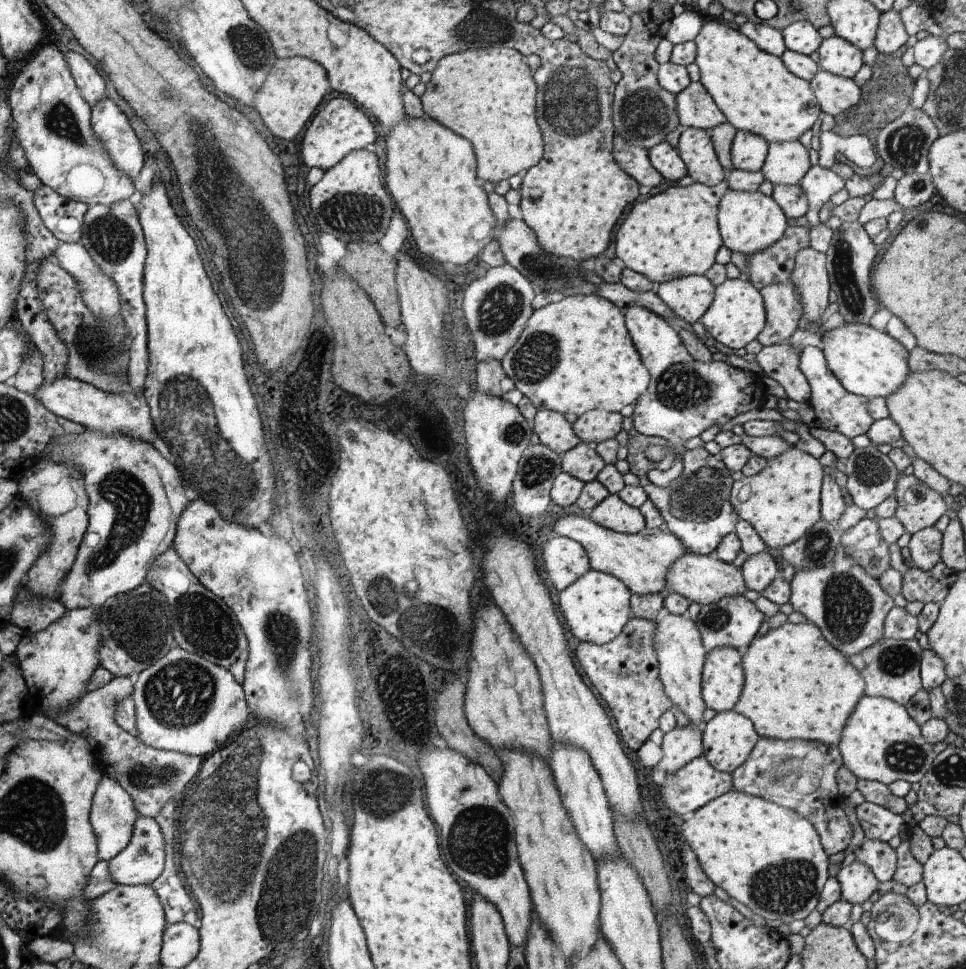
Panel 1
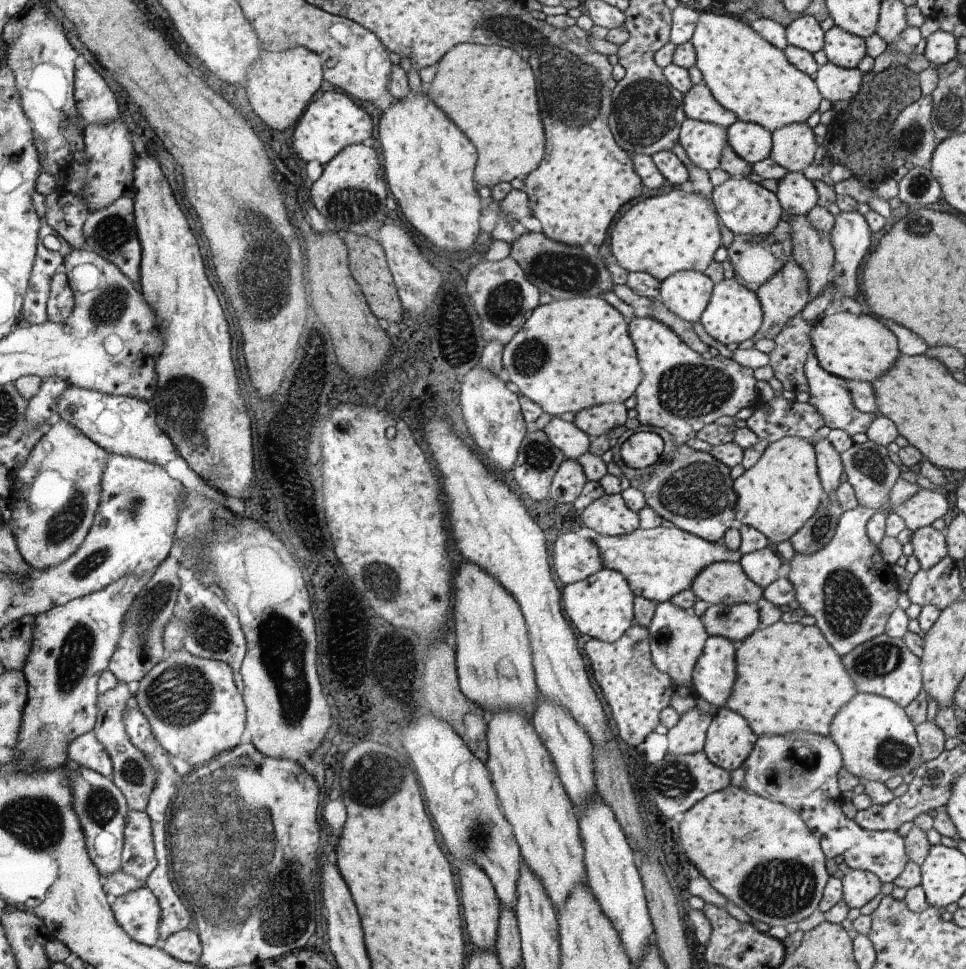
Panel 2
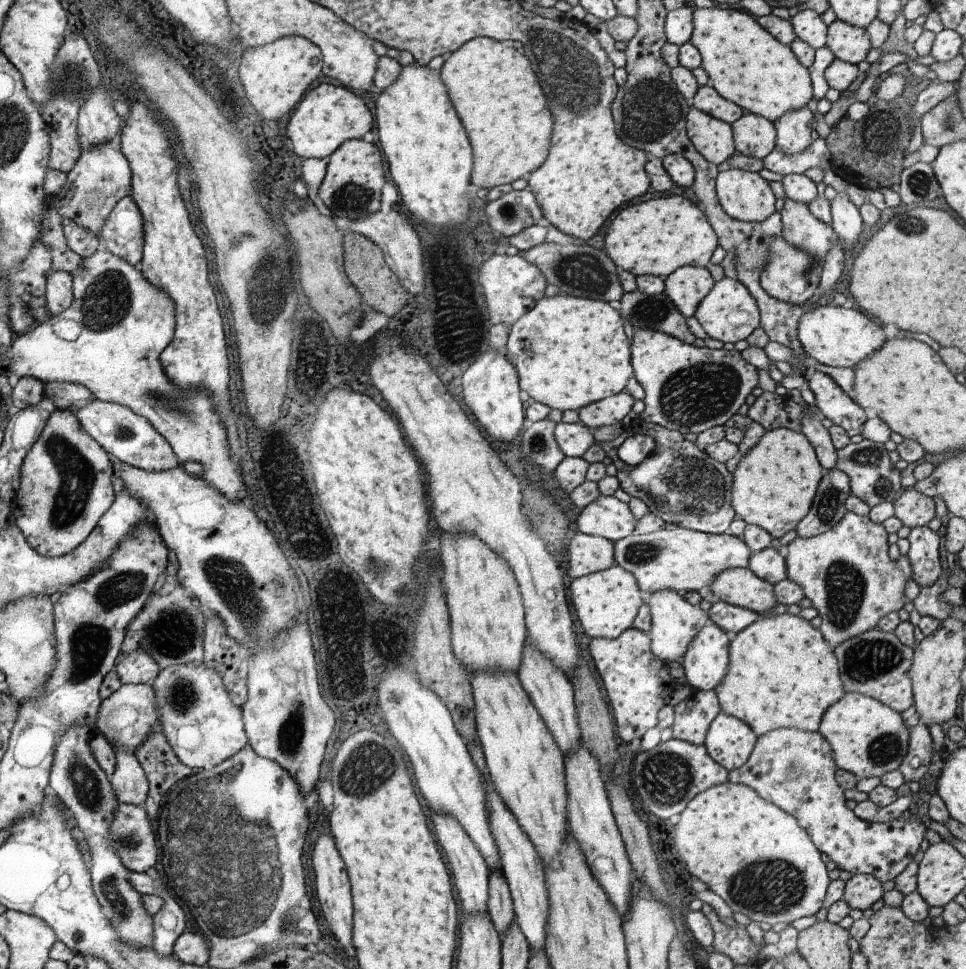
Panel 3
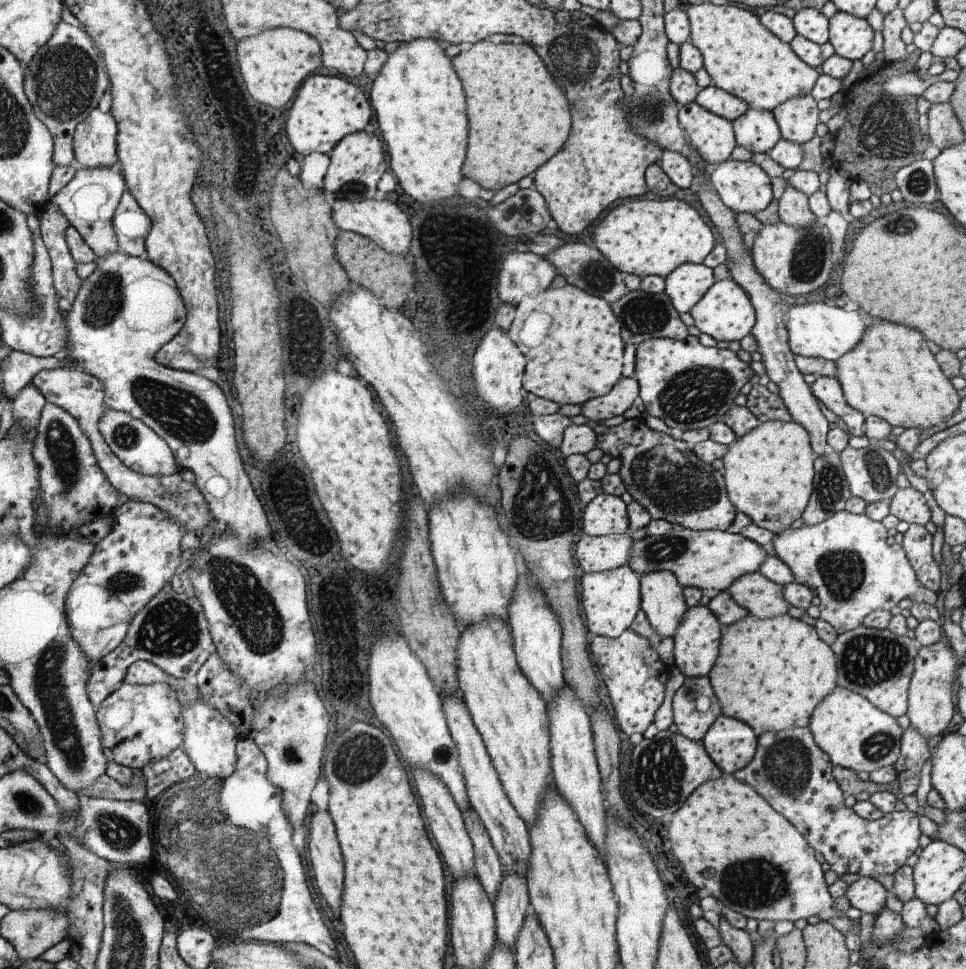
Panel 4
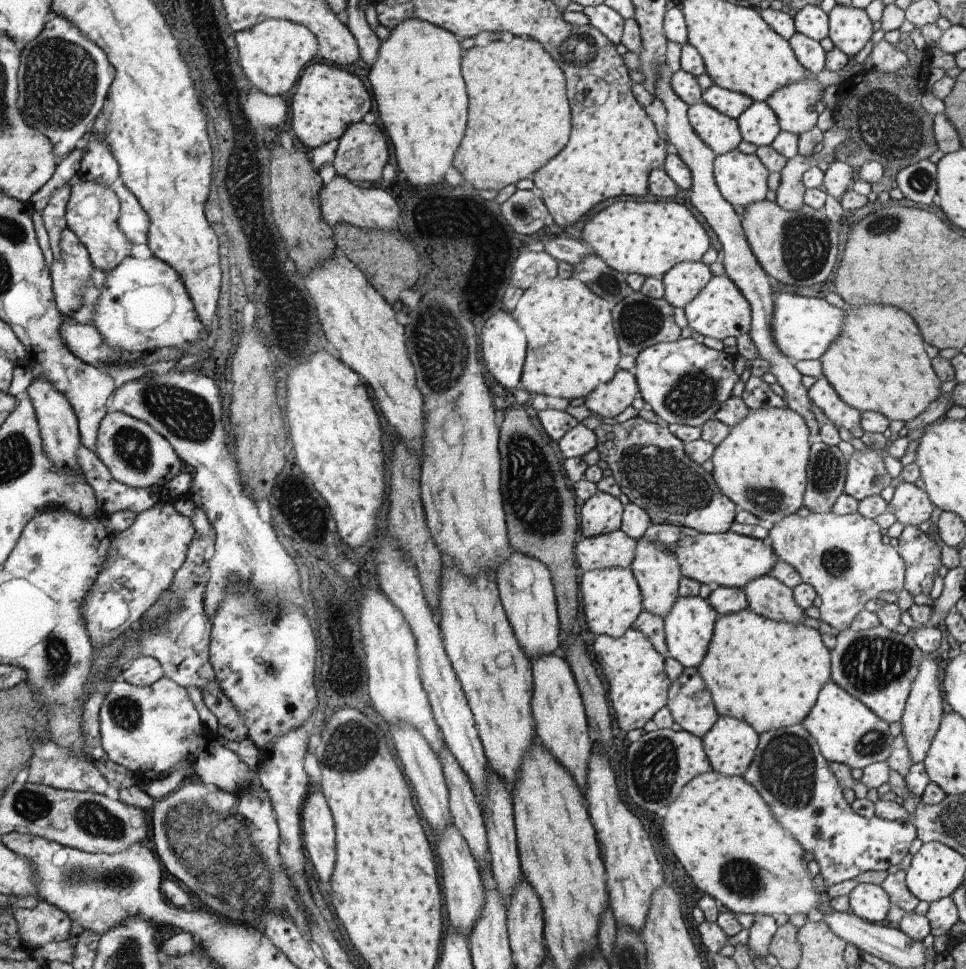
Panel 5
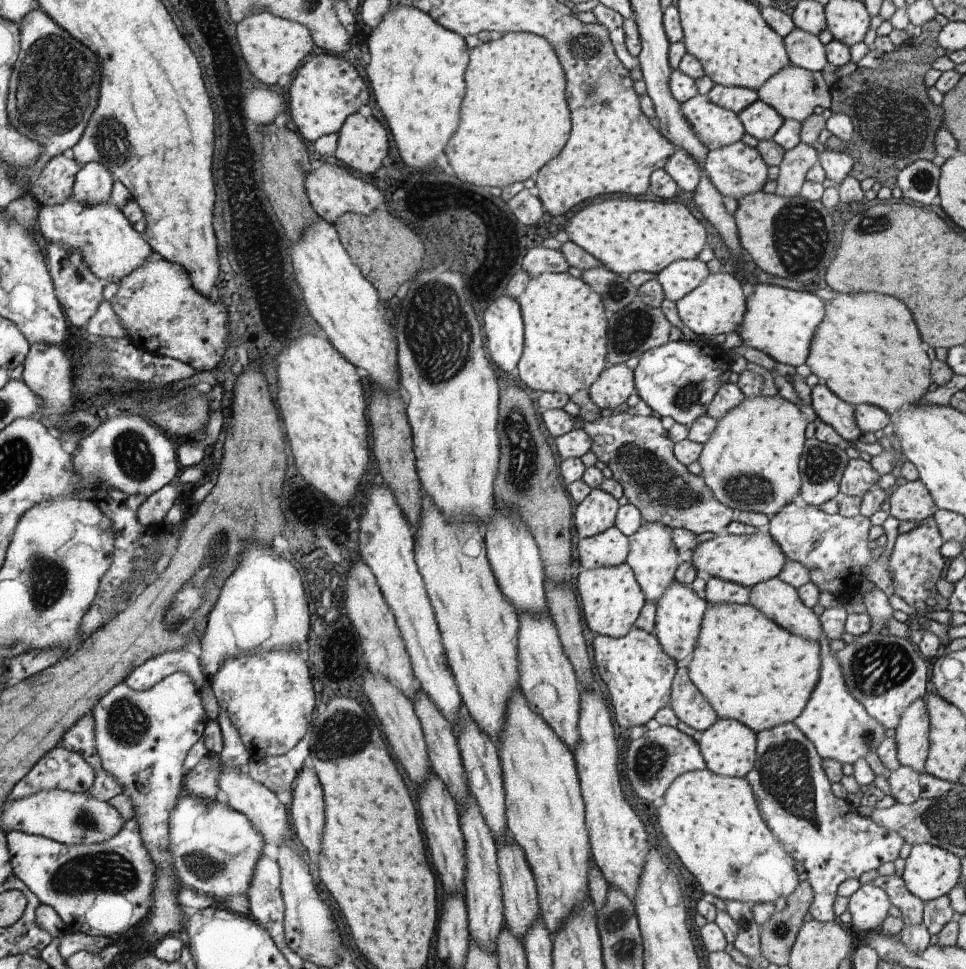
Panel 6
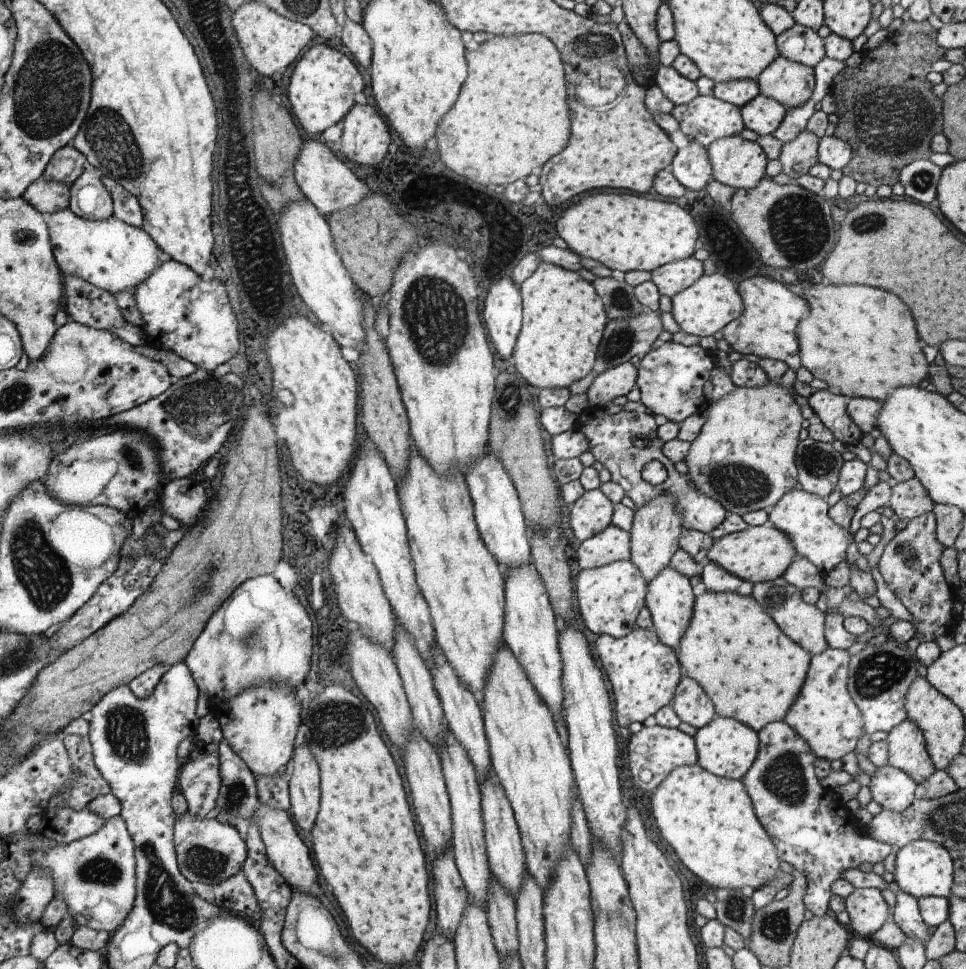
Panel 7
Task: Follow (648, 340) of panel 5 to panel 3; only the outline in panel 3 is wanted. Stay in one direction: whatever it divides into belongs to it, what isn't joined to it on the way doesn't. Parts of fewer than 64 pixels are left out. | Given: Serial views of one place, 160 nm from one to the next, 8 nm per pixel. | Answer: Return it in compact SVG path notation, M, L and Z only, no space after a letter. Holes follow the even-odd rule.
M638 290L628 291L615 305L624 322L628 320L635 330L652 328L685 343L696 344L697 336L692 334L685 316L680 314L665 292L647 295Z

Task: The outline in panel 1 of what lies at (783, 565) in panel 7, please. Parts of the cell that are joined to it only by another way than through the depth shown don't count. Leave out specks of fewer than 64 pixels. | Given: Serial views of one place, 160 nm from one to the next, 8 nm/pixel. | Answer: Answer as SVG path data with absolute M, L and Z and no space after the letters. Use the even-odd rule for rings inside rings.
M569 515L554 526L556 534L574 539L587 552L591 568L625 582L633 595L662 595L669 593L667 574L669 568L682 555L686 555L684 543L670 531L660 527L648 528L636 534L624 534L596 524L590 516Z

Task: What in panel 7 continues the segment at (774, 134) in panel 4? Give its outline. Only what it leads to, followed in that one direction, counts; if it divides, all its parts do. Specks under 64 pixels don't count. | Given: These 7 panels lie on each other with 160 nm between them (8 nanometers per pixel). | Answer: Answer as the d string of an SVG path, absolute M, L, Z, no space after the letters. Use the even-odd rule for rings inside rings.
M762 93L740 108L745 128L750 128L759 135L773 134L782 124L787 109L777 100Z

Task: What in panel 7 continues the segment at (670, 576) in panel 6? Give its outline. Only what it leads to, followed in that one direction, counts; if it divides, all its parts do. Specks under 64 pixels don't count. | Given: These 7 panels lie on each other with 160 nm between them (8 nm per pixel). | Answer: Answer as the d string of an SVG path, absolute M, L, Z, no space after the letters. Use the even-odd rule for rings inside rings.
M656 495L651 501L635 510L631 531L629 532L631 538L630 560L638 567L641 575L647 580L647 584L649 580L652 580L671 563L672 555L679 547L682 529L677 502L672 496Z

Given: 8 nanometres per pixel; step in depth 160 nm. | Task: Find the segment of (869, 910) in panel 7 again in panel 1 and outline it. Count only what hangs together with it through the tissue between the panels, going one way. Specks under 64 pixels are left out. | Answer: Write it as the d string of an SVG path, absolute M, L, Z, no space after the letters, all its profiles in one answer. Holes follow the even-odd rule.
M862 856L841 868L836 878L841 886L841 898L851 905L864 904L878 890L880 883Z

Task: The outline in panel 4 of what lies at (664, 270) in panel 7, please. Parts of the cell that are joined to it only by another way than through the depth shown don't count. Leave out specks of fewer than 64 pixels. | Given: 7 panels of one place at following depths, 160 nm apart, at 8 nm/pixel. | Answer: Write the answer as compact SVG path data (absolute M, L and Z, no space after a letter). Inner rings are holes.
M684 263L665 278L665 293L682 315L689 313L715 282L710 267L703 263Z

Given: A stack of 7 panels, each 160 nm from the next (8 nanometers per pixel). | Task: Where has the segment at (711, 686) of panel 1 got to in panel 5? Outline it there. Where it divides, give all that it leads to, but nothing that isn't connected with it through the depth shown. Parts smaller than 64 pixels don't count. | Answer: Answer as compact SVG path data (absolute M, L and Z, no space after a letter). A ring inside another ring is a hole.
M679 595L670 612L663 618L665 640L670 656L680 662L683 667L697 668L706 654L714 623L718 617L719 614L712 605L706 603L706 600L699 595L689 597Z

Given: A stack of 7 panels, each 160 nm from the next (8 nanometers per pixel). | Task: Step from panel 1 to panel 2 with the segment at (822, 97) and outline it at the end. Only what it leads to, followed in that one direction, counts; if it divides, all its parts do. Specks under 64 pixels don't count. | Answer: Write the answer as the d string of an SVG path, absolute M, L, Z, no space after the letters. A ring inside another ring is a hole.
M830 62L822 64L814 78L820 94L832 104L853 99L860 90L863 74L858 67L842 68Z

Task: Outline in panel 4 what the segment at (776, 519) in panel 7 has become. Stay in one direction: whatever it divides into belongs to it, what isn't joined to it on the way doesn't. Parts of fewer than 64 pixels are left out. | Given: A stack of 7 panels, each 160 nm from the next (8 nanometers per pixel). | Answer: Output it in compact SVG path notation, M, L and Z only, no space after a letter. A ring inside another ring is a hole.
M844 509L815 525L801 528L788 527L773 540L776 556L792 569L795 581L803 583L820 598L819 618L831 624L841 634L858 628L867 614L878 609L889 611L900 600L911 598L915 604L937 601L937 592L923 586L906 556L903 546L898 543L888 545L887 528L882 521L872 520L866 513L855 514Z

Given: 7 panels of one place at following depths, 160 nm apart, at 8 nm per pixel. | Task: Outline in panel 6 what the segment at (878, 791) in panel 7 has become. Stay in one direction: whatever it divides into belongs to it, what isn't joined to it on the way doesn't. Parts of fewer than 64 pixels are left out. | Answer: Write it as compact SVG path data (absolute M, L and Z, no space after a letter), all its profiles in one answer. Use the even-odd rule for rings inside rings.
M900 765L888 776L888 786L890 786L890 796L896 803L909 805L920 799L921 784L920 773L906 765Z

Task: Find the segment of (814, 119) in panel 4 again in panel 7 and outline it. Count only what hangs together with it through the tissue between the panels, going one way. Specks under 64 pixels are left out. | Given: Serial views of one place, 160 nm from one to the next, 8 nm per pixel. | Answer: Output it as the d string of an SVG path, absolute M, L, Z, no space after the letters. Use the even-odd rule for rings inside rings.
M778 55L757 76L759 91L788 109L804 104L814 90L814 69Z

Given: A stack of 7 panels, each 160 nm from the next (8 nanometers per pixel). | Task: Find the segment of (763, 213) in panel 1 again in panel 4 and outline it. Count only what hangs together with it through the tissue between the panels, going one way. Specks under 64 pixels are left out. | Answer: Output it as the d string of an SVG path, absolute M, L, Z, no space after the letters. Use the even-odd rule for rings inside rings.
M728 159L722 161L712 168L711 183L716 189L718 195L722 199L722 202L726 207L732 209L736 214L739 212L750 212L750 214L756 214L756 212L764 211L768 204L773 199L773 188L771 185L771 178L765 170L762 170L752 159L749 161L738 161L734 159Z

